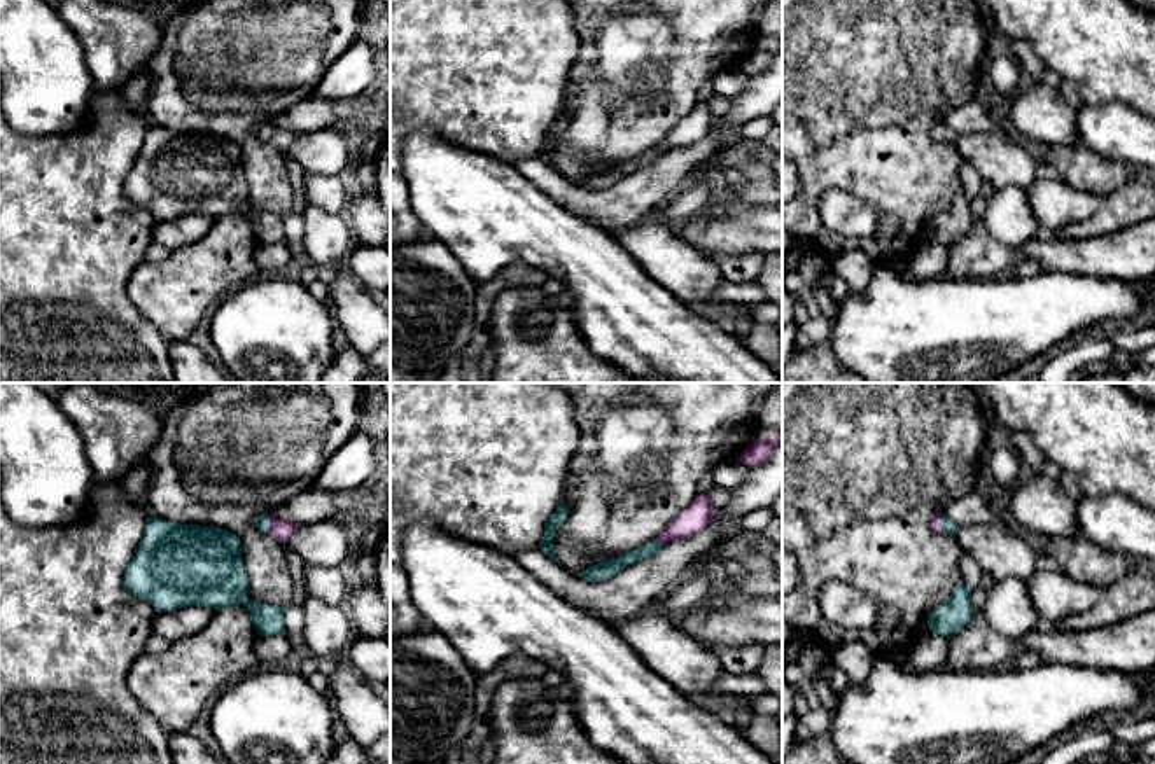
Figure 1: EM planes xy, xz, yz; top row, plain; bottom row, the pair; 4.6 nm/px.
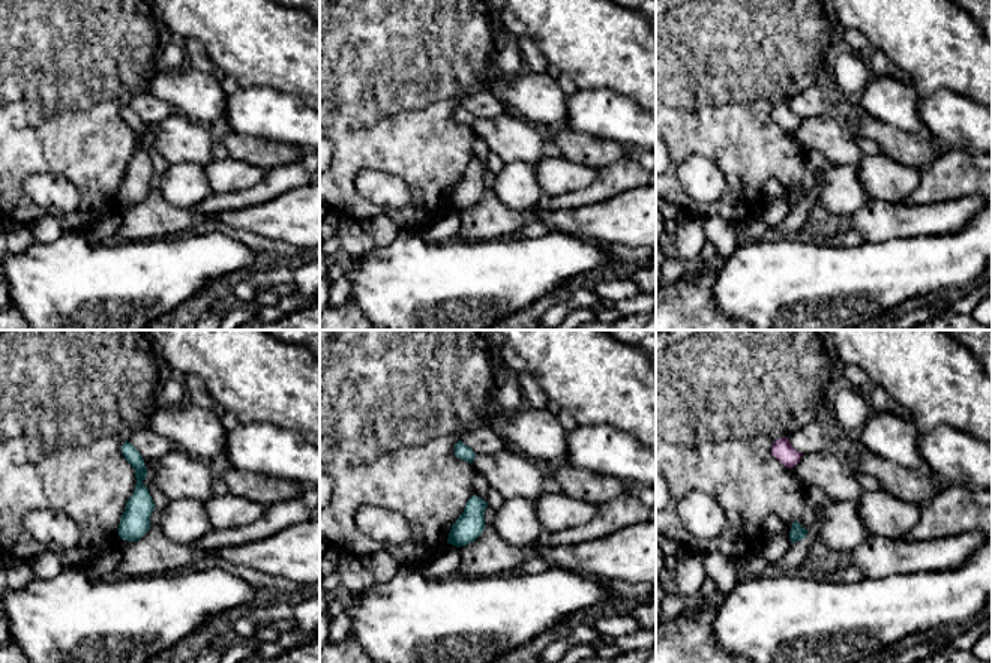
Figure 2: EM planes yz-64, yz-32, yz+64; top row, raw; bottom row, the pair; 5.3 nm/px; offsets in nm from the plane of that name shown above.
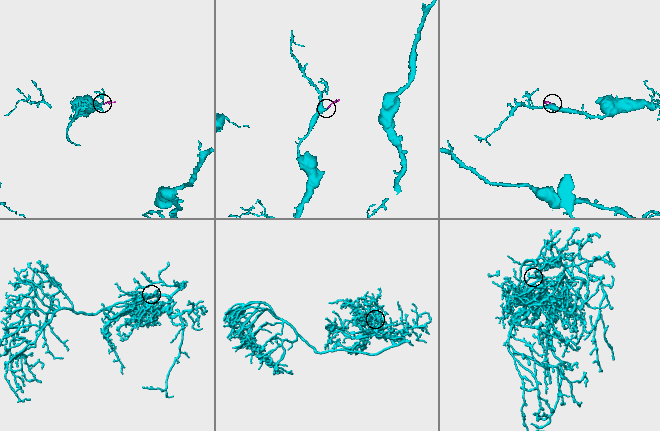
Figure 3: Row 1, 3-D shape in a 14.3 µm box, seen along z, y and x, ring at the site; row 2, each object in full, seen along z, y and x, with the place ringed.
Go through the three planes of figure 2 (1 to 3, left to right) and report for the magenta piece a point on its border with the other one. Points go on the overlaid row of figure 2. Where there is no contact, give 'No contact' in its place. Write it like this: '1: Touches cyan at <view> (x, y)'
1: No contact
2: No contact
3: No contact

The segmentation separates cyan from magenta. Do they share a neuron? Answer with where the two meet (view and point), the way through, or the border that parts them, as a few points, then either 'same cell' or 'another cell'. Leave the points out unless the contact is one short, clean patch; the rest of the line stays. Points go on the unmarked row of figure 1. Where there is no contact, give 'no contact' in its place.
contact yz (942, 133); way yz (949, 135), (942, 133), (937, 130); same cell

